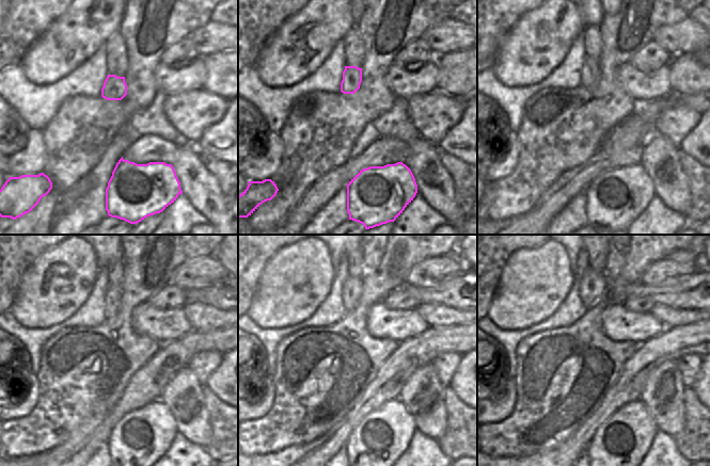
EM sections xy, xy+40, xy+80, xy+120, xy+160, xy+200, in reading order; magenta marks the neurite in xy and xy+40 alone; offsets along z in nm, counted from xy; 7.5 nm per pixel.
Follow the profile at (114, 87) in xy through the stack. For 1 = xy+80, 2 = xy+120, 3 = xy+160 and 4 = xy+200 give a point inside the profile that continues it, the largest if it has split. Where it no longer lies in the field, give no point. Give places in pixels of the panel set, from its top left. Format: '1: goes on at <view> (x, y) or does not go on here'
1: goes on at xy+80 (590, 71)
2: goes on at xy+120 (113, 294)
3: goes on at xy+160 (352, 287)
4: goes on at xy+200 (593, 285)

